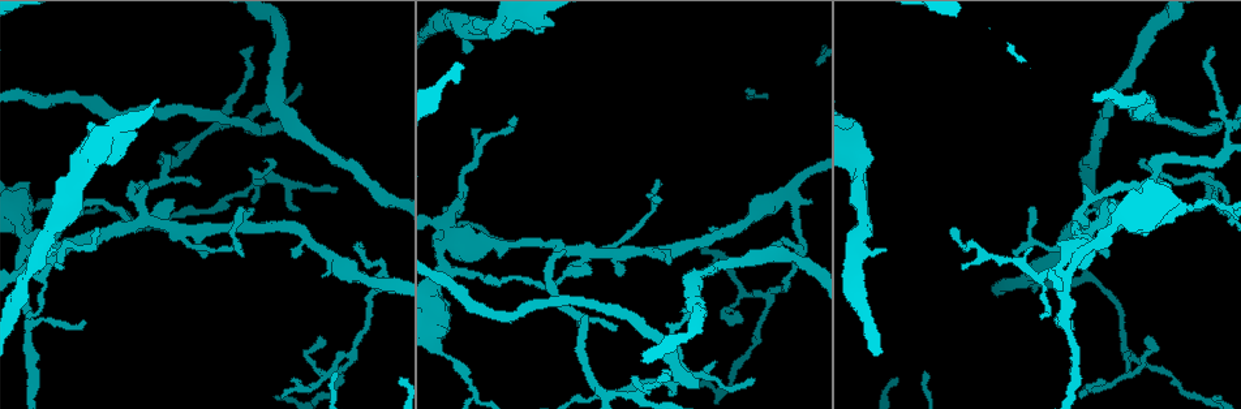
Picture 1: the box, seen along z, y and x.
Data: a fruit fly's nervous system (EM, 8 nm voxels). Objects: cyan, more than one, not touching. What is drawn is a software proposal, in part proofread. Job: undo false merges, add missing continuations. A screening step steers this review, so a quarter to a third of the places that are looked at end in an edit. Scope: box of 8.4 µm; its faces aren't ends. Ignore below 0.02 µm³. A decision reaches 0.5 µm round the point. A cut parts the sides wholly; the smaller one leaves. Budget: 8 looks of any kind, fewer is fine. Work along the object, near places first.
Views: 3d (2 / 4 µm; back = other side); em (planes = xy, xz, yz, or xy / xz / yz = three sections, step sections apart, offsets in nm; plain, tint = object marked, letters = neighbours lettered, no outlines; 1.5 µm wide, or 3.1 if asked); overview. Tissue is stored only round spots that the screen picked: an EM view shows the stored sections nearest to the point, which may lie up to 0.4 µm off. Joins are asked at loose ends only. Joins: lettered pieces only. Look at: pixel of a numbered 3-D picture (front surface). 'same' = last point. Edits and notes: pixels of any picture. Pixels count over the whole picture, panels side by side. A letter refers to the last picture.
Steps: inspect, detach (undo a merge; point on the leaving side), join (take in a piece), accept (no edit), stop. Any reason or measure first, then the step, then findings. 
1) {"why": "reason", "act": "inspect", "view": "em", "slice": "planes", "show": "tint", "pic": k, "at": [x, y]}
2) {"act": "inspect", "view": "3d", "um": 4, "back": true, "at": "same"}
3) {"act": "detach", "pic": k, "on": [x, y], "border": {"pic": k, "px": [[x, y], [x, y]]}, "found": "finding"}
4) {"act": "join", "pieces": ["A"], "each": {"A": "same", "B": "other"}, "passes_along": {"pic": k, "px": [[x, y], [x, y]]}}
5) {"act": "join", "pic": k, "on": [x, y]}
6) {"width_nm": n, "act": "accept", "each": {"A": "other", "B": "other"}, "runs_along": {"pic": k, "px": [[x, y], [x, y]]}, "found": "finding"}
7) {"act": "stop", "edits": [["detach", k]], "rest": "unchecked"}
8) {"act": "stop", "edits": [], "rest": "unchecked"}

{"why": "tapers out", "act": "inspect", "view": "em", "slice": "planes", "show": "letters", "pic": 1, "at": [965, 268]}

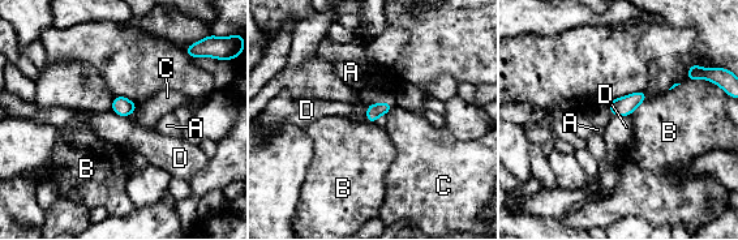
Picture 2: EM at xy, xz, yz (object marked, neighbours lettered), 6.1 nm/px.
{"act": "accept", "each": {"A": "other", "B": "other", "C": "other", "D": "other"}, "found": "none of them fits"}

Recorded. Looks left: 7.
{"why": "a narrow waist", "act": "inspect", "view": "3d", "um": 4, "pic": 1, "at": [1080, 248]}

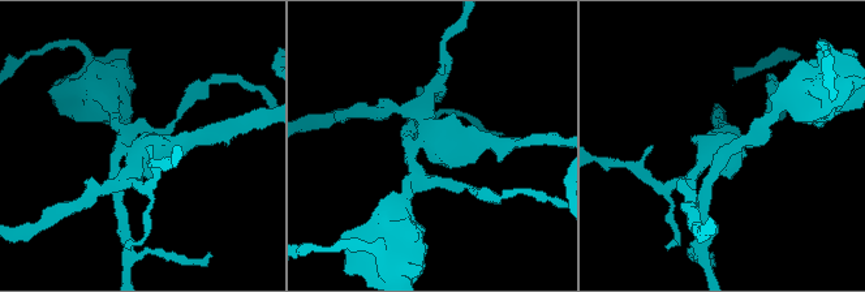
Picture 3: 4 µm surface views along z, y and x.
{"why": "need the tissue", "act": "inspect", "view": "em", "slice": "planes", "show": "letters", "pic": 3, "at": [413, 147]}

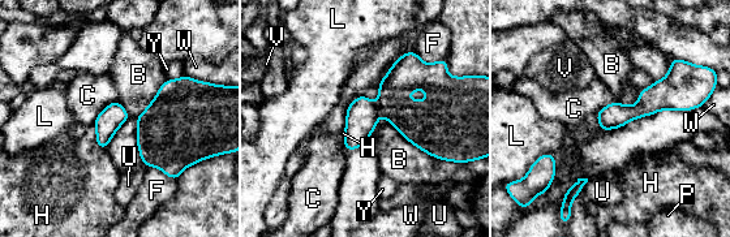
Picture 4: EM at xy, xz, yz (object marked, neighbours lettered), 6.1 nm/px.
{"width_nm": 150, "longest_contact_nm": ["B", 420], "act": "detach", "pic": 4, "on": [415, 120], "each": {"B": "other", "C": "other", "F": "other", "H": "other", "L": "other", "P": "other", "U": "other", "V": "other", "W": "other", "Y": "other"}, "found": "a second neuron is stuck on"}

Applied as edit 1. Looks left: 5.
{"act": "stop", "edits": [["detach", 4]], "rest": "unchecked"}

